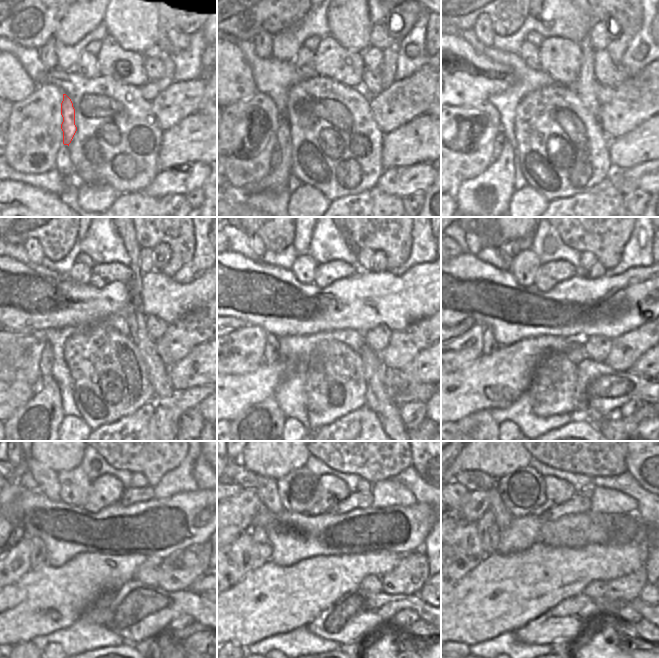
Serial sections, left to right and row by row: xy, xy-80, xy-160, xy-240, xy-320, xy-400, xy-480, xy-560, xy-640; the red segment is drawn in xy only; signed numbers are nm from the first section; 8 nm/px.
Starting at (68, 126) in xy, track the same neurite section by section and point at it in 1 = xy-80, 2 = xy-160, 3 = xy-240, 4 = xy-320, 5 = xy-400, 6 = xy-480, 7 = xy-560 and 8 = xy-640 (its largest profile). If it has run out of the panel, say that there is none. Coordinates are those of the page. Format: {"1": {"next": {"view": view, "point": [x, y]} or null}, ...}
{"1": {"next": {"view": "xy-80", "point": [277, 179]}}, "2": {"next": {"view": "xy-160", "point": [487, 196]}}, "3": {"next": {"view": "xy-240", "point": [38, 420]}}, "4": {"next": {"view": "xy-320", "point": [265, 420]}}, "5": {"next": {"view": "xy-400", "point": [481, 420]}}, "6": {"next": {"view": "xy-480", "point": [22, 644]}}, "7": {"next": null}, "8": {"next": null}}

